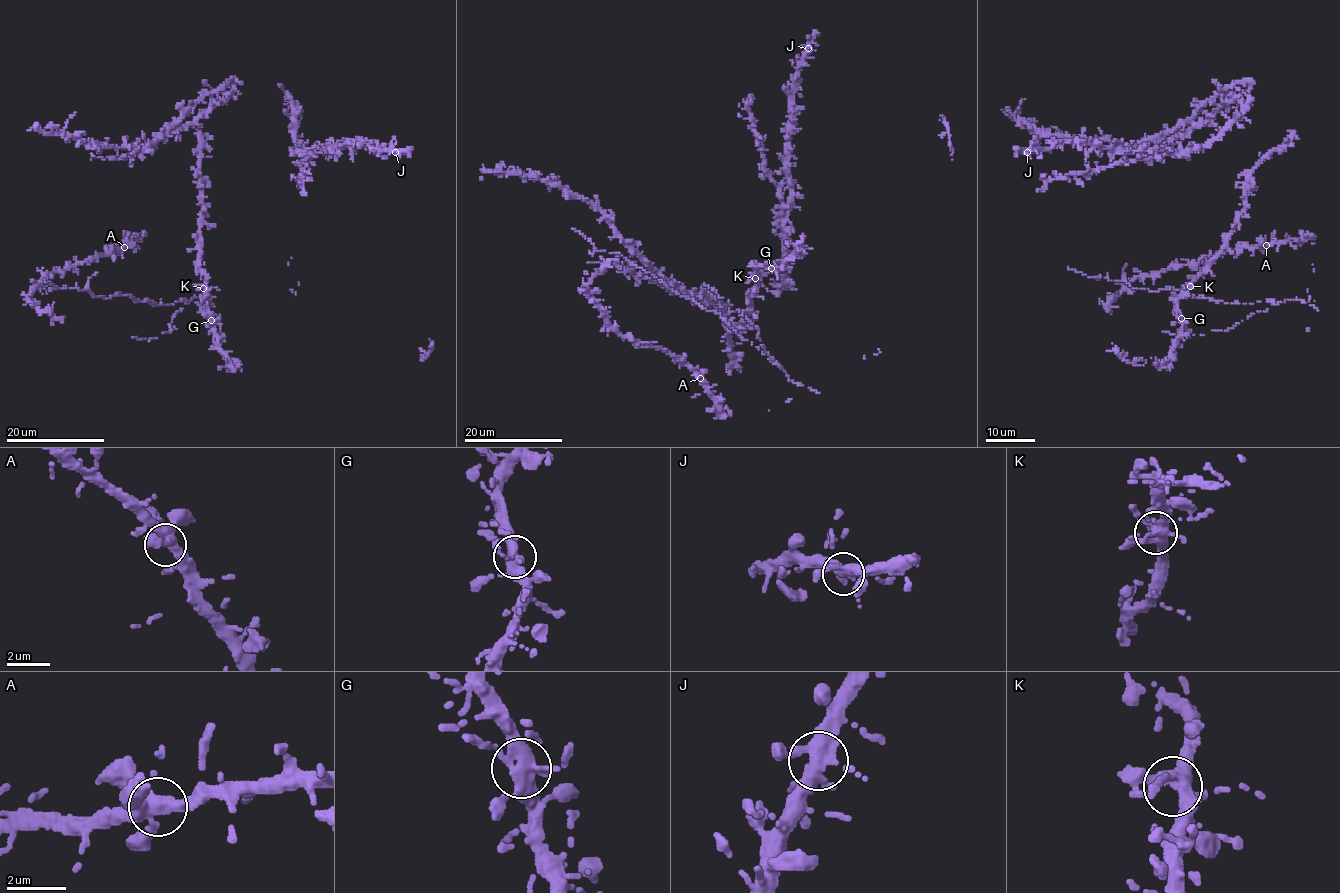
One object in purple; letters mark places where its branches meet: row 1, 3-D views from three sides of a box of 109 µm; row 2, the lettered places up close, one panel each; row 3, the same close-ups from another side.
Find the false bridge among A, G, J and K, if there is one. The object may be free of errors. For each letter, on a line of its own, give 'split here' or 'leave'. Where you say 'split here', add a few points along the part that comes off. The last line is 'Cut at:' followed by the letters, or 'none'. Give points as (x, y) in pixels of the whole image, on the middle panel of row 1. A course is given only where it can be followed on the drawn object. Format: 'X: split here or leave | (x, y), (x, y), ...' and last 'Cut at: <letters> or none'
A: leave
G: leave
J: leave
K: leave
Cut at: none

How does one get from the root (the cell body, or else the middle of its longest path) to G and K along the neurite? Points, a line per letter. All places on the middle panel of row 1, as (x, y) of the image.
G: (721, 340), (728, 343), (733, 329), (746, 325), (756, 270), (771, 268)
K: (721, 340), (728, 343), (733, 329), (746, 325), (744, 322), (751, 313), (749, 298), (754, 292), (755, 278)

